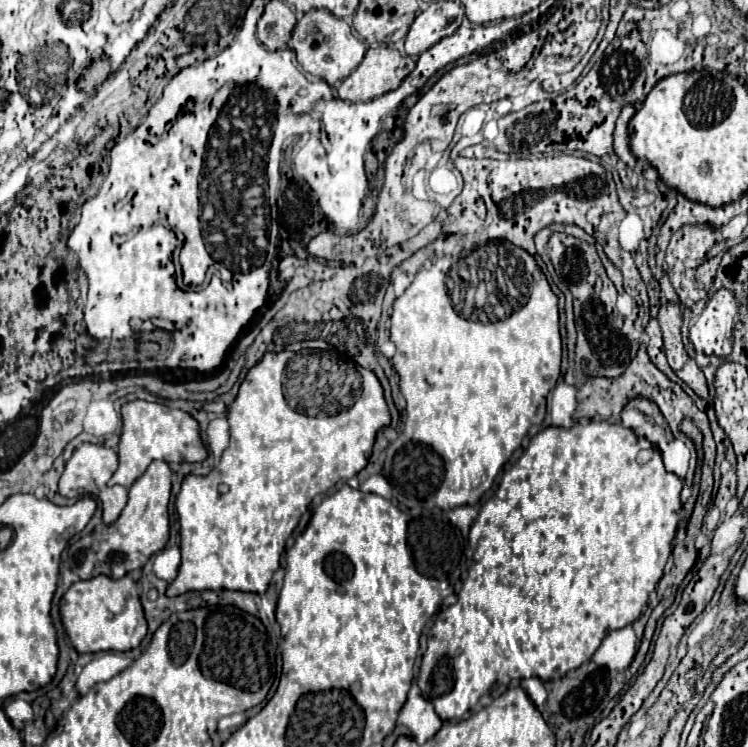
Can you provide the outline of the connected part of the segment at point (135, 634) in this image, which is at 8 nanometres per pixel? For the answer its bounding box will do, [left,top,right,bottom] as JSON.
[59,574,147,654]

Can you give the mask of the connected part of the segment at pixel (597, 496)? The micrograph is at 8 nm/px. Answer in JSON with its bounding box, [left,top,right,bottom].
[417,420,683,720]

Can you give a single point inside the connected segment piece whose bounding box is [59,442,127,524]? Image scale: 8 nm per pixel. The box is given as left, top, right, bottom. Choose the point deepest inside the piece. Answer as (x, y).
(88, 471)

